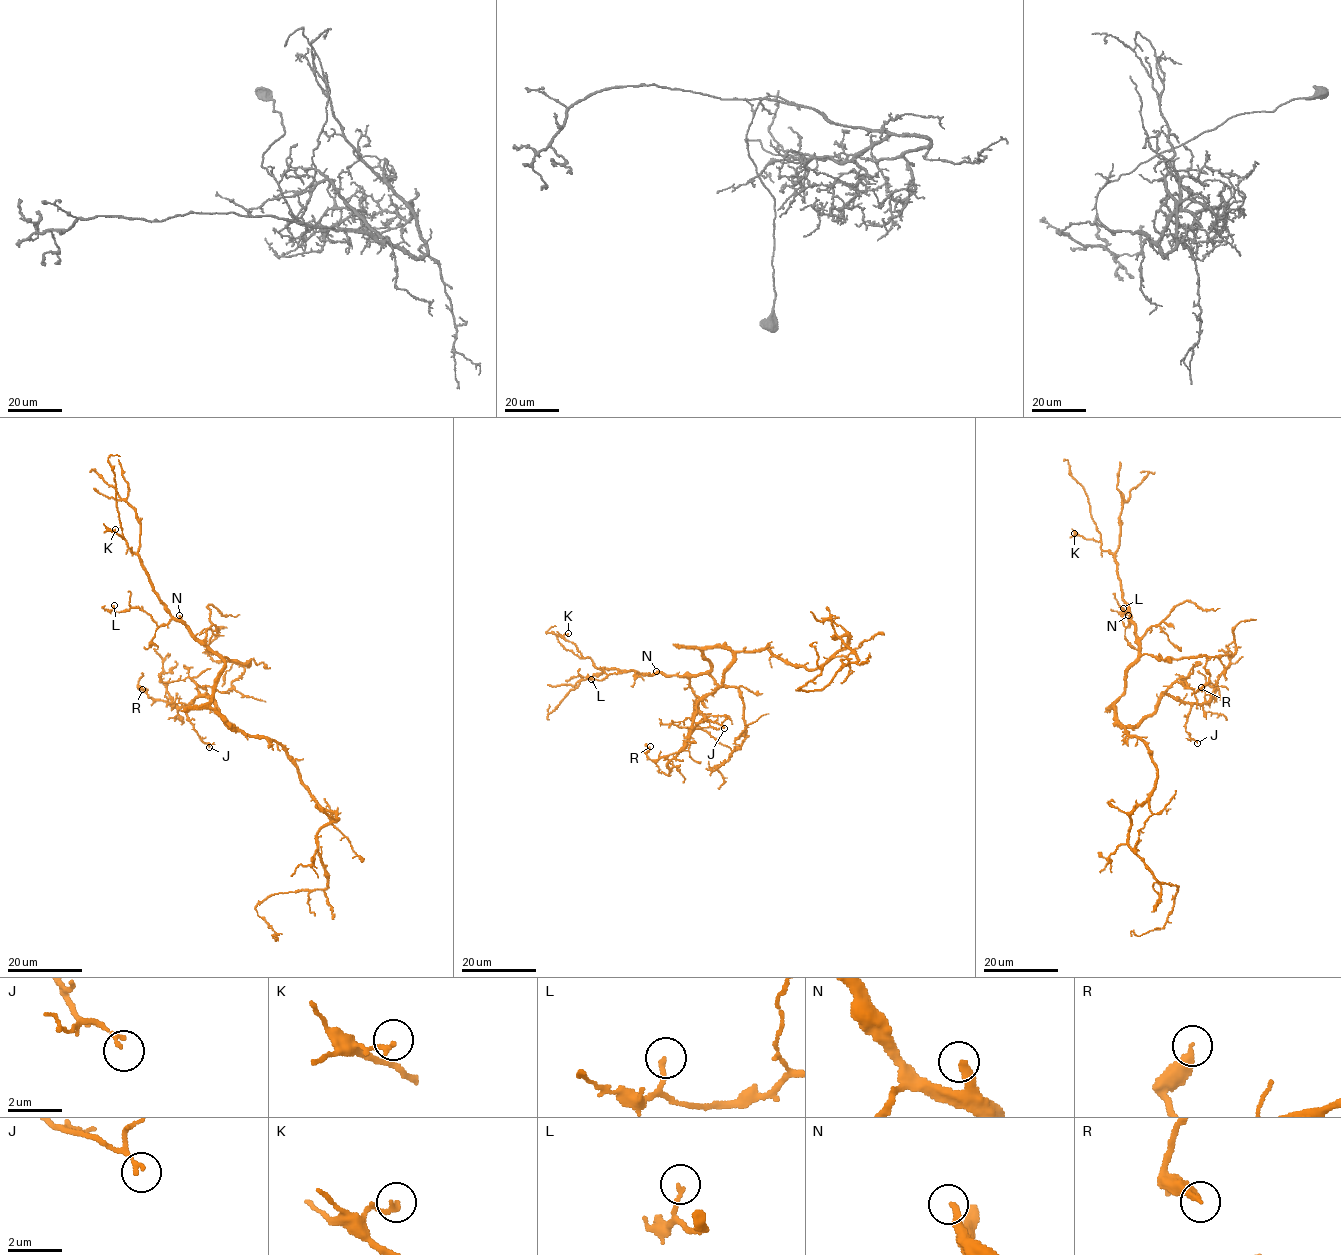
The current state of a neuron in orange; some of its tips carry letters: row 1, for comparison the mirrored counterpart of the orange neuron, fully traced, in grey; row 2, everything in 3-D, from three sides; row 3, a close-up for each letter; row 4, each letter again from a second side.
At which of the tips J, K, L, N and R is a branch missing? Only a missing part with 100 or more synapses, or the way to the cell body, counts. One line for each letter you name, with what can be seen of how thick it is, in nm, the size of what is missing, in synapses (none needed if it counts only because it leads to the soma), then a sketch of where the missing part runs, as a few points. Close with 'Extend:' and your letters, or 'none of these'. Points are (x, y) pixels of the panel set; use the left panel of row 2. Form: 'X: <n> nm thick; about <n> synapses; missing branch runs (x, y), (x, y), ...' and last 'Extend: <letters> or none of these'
N: 320 nm thick; about 170 synapses; missing branch runs (179, 615), (173, 590), (187, 553), (182, 528), (147, 472), (142, 441), (137, 436), (128, 442), (116, 438)
Extend: N

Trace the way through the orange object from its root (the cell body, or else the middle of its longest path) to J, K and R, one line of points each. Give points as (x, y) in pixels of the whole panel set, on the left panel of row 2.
J: (258, 736), (233, 731), (217, 706), (198, 697), (187, 704), (185, 713), (209, 747)
K: (258, 736), (232, 728), (210, 706), (224, 661), (171, 616), (142, 560), (110, 530), (115, 529)
R: (258, 736), (233, 731), (217, 706), (204, 697), (172, 707), (150, 698), (142, 689)

